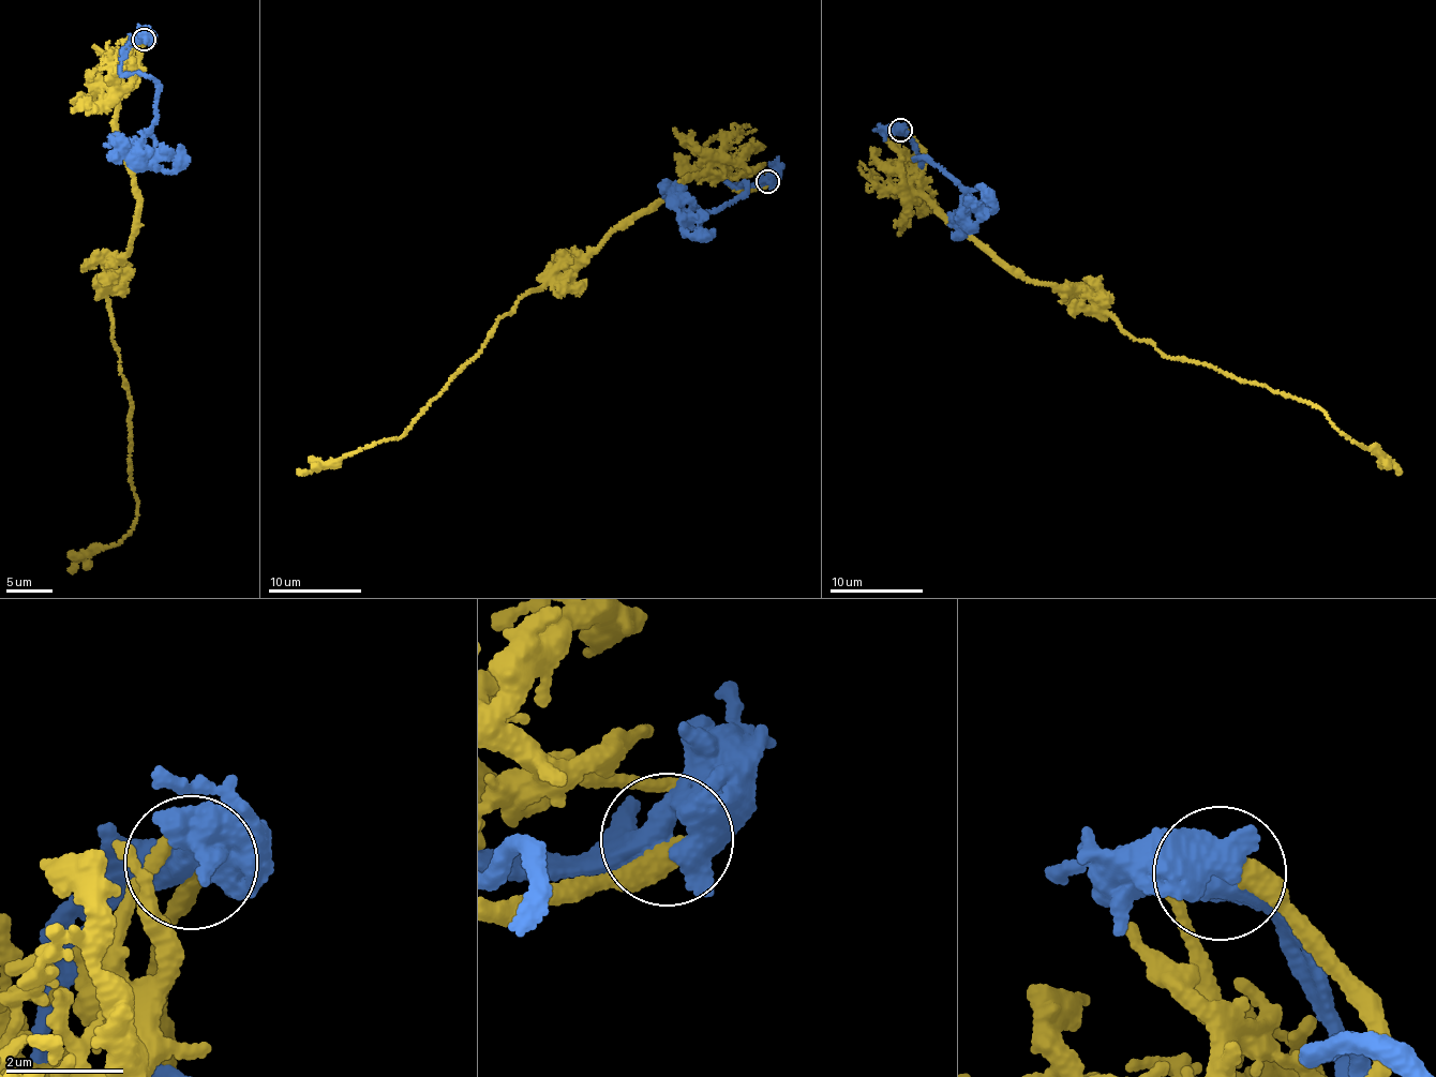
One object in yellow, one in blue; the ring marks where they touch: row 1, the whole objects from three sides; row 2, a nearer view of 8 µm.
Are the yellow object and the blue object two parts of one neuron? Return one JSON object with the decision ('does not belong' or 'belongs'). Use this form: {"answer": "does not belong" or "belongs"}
{"answer": "does not belong"}

